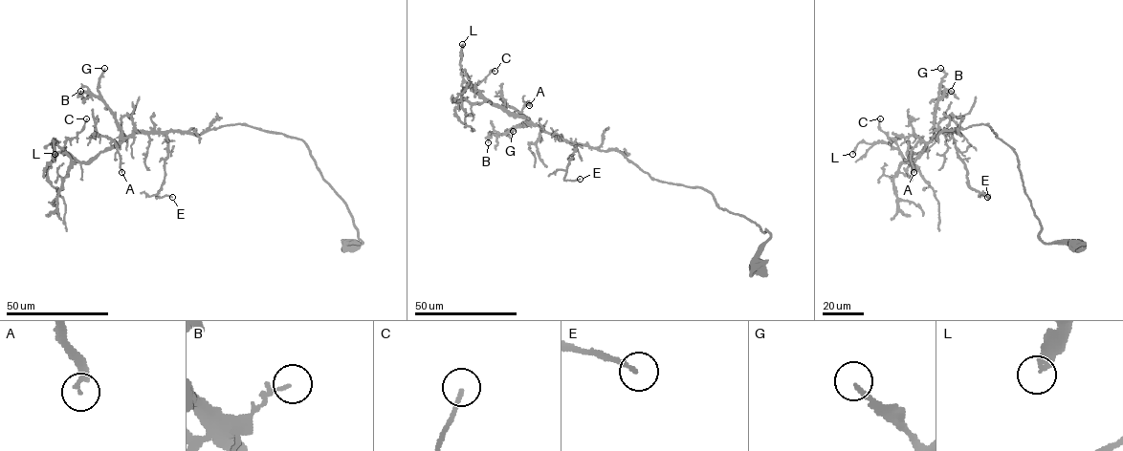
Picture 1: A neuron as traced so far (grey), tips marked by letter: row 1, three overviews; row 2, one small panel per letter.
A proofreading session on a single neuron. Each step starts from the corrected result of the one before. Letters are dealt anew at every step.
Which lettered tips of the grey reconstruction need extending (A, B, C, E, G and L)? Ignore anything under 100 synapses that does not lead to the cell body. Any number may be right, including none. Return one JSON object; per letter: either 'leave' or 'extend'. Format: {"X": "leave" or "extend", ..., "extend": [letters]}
{"A": "leave", "B": "leave", "C": "leave", "E": "leave", "G": "leave", "L": "leave", "extend": []}

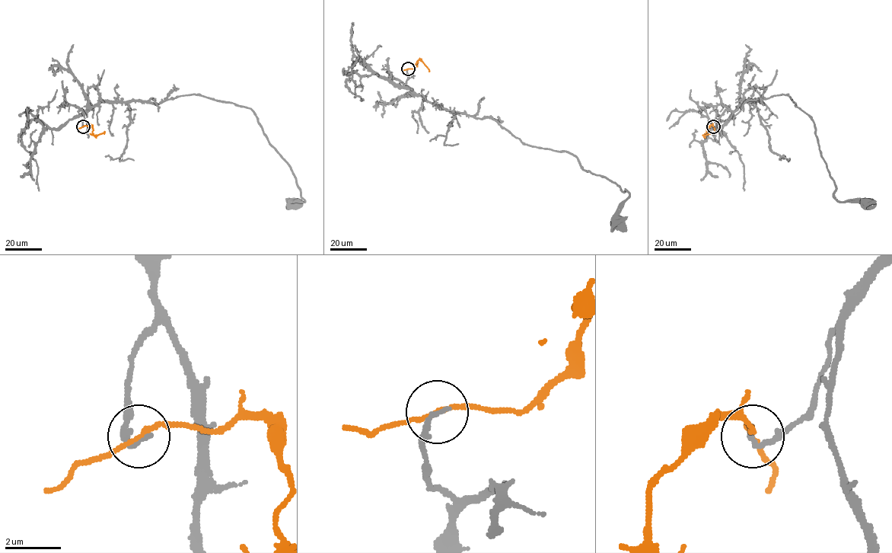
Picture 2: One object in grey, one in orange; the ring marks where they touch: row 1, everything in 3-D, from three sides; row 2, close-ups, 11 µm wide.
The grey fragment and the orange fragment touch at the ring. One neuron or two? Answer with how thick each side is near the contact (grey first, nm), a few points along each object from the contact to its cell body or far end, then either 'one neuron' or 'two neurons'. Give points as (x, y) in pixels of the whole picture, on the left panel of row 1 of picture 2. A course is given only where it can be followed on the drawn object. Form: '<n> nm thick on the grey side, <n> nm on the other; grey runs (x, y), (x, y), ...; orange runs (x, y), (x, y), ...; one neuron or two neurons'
190 nm thick on the grey side, 150 nm on the other; grey runs (83, 126), (81, 110), (103, 102), (160, 103), (192, 94), (249, 107), (290, 167), (305, 200), (292, 202); orange runs (83, 126), (90, 125), (94, 135), (104, 131); two neurons

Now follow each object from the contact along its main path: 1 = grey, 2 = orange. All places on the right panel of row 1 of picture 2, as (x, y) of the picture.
1: (713, 126), (743, 102), (786, 94), (814, 123), (833, 196), (865, 202)
2: (713, 126), (711, 125), (704, 135), (715, 131)

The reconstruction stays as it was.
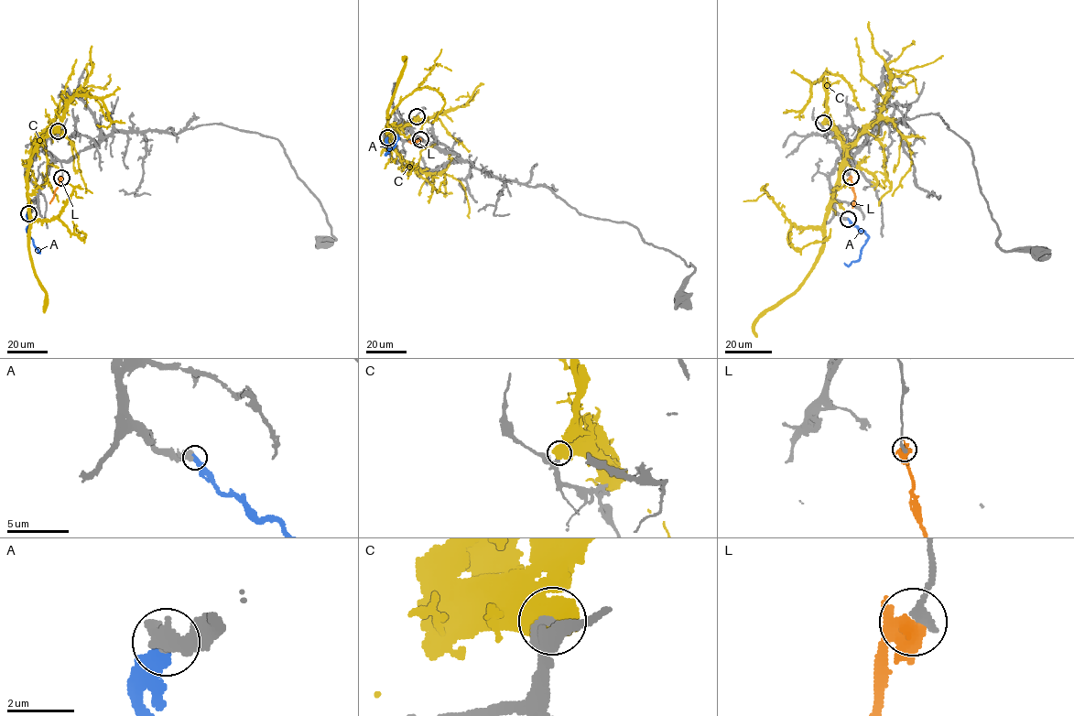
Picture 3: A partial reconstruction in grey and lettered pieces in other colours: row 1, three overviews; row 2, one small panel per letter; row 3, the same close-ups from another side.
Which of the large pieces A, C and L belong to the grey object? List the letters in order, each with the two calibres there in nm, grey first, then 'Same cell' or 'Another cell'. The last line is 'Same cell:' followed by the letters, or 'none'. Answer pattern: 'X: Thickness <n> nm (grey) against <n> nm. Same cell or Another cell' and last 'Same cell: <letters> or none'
A: Thickness 500 nm (grey) against 440 nm. Same cell
C: Thickness 300 nm (grey) against 750 nm. Another cell
L: Thickness 280 nm (grey) against 500 nm. Another cell
Same cell: A

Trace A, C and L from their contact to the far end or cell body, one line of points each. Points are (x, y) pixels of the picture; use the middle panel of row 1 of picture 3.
A: (387, 137), (388, 147), (385, 155), (395, 146), (396, 135)
C: (417, 116), (396, 132), (390, 134), (387, 131), (388, 109), (404, 66), (403, 60)
L: (420, 139), (414, 143), (408, 141)

